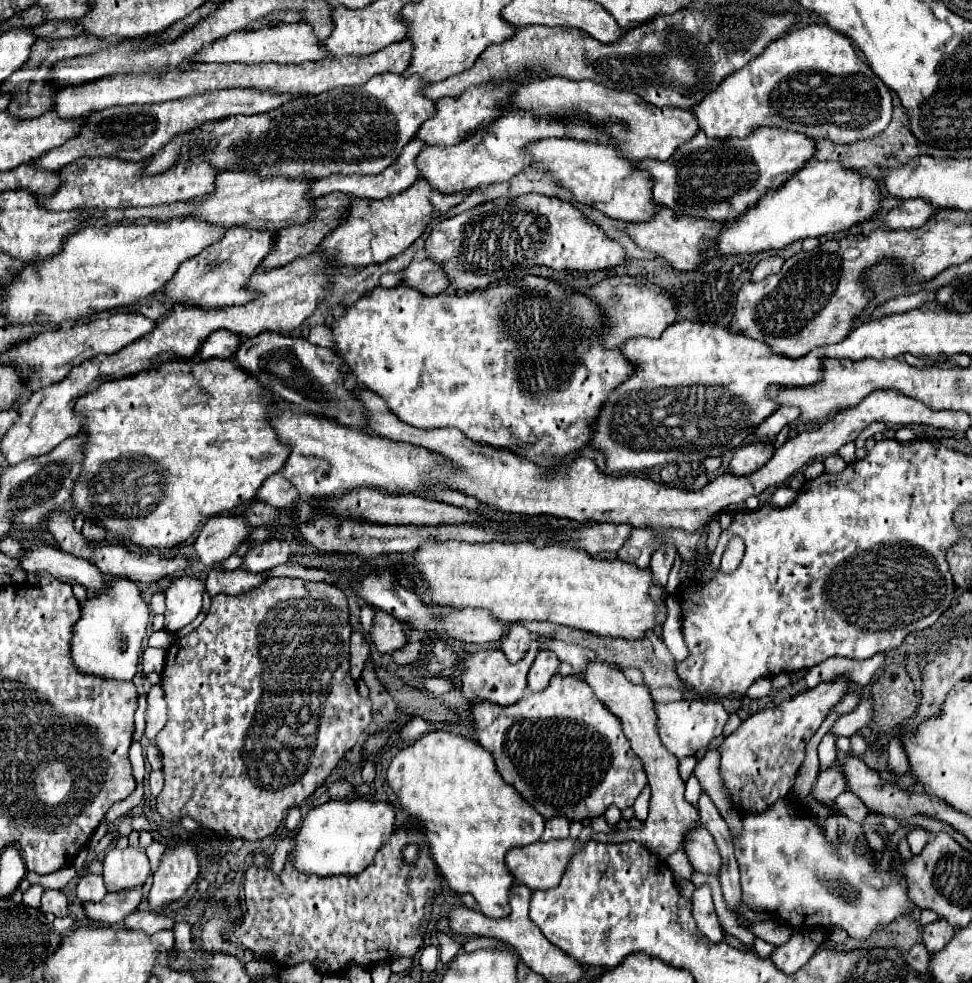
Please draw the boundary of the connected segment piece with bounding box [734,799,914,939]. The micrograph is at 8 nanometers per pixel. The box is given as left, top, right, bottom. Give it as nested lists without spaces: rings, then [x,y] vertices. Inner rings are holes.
[[[780,799],[772,805],[772,809],[768,809],[768,813],[742,817],[744,829],[740,839],[734,841],[734,849],[740,867],[744,903],[752,911],[776,913],[792,927],[842,927],[852,939],[868,939],[878,927],[884,927],[902,913],[912,911],[914,903],[908,897],[908,883],[900,873],[876,873],[870,859],[856,855],[852,845],[840,845],[834,853],[824,839],[824,829],[820,829],[814,821],[798,821],[794,815],[794,807],[786,799]],[[844,887],[852,889],[848,897],[844,897]]]

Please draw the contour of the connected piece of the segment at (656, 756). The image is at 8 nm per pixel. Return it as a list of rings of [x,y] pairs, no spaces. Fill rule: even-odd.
[[[596,659],[588,661],[580,679],[586,681],[592,687],[594,695],[606,705],[606,709],[620,719],[626,739],[630,741],[634,753],[644,763],[644,769],[646,769],[646,775],[648,775],[648,781],[650,781],[650,789],[652,789],[650,813],[648,813],[648,819],[646,819],[642,829],[638,829],[638,831],[626,829],[626,831],[596,833],[596,835],[590,837],[590,841],[600,841],[600,843],[602,841],[604,843],[636,841],[638,845],[646,847],[650,853],[656,855],[659,859],[666,860],[678,849],[684,849],[684,841],[686,841],[688,833],[702,827],[702,823],[700,823],[698,809],[684,799],[684,781],[678,775],[678,759],[674,759],[672,753],[668,753],[664,749],[664,743],[660,741],[658,717],[656,717],[656,711],[654,711],[654,703],[652,703],[654,699],[650,695],[650,689],[646,685],[630,683],[622,669],[618,669],[616,665],[596,661]]]

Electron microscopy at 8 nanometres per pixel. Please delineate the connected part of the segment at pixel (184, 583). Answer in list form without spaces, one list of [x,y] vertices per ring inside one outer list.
[[[182,575],[172,581],[172,585],[166,589],[166,631],[180,631],[184,625],[194,621],[202,609],[202,597],[204,597],[204,581],[192,575]]]

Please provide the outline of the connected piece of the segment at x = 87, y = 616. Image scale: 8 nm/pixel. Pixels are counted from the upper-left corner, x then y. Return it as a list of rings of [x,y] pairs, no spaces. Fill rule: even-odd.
[[[114,579],[108,593],[100,593],[100,597],[88,597],[88,603],[82,605],[82,617],[74,627],[72,641],[74,665],[80,671],[98,677],[132,681],[138,669],[148,617],[150,609],[142,599],[140,589],[128,579]]]

